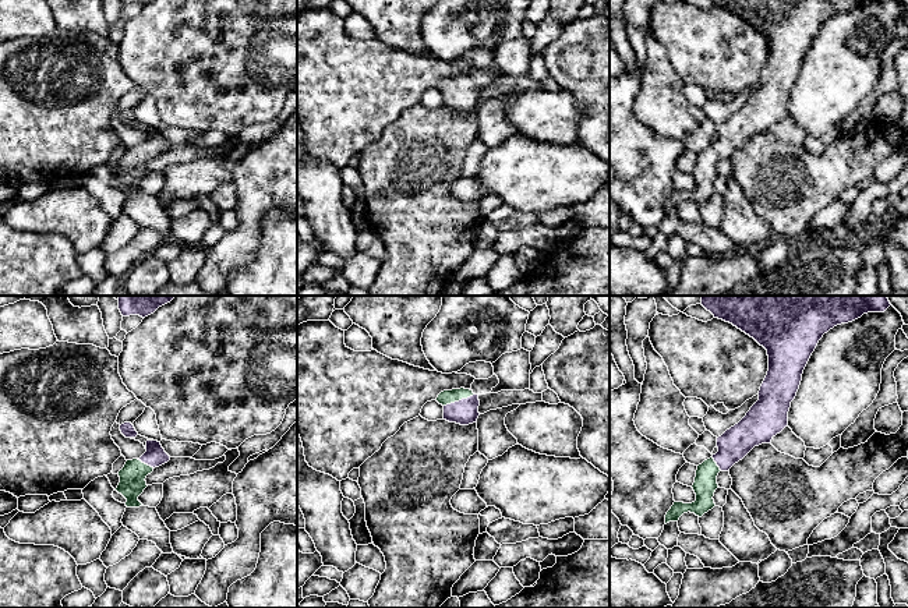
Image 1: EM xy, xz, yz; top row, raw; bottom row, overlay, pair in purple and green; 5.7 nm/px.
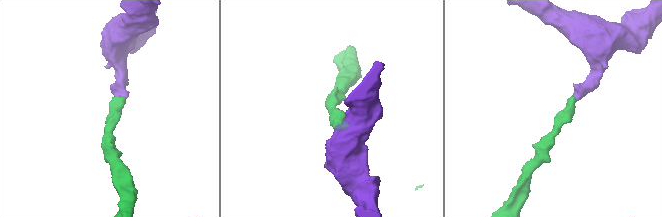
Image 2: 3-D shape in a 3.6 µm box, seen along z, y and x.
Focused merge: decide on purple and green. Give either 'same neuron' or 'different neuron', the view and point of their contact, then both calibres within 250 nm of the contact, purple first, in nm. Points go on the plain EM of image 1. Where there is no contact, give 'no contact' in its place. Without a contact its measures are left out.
same neuron; meets purple in xz at (459, 88); 150 nm thick on the purple side, 80 nm on the other

